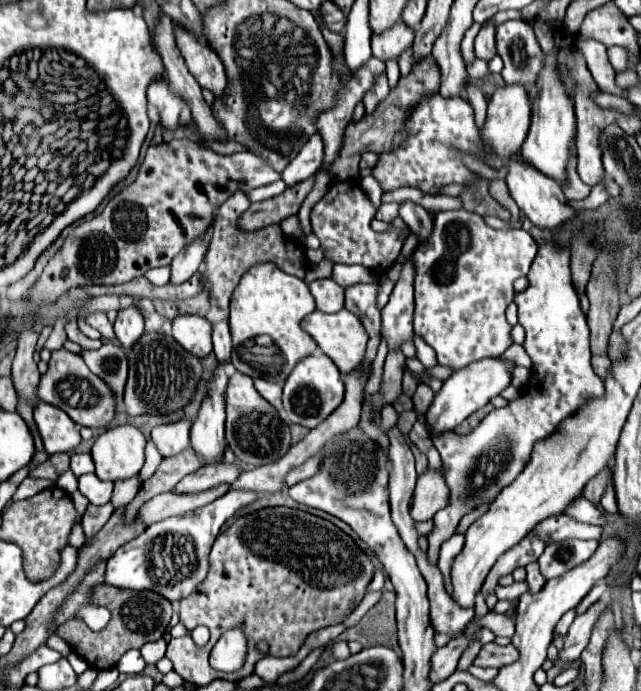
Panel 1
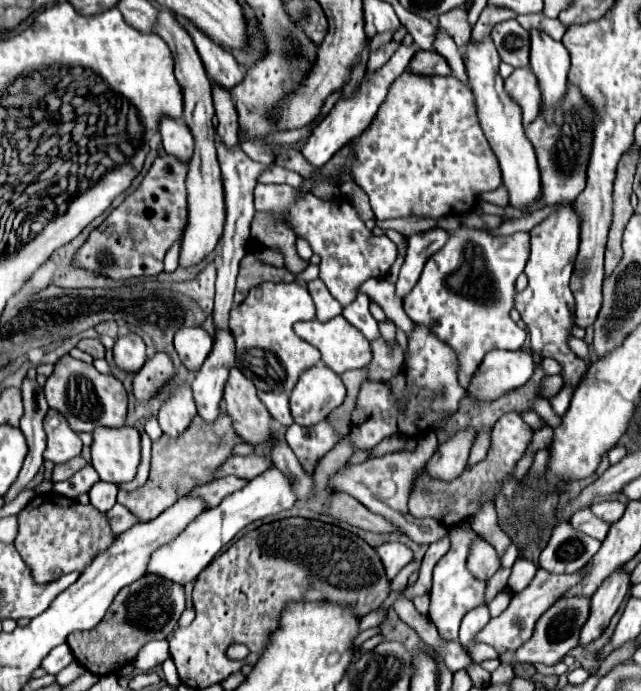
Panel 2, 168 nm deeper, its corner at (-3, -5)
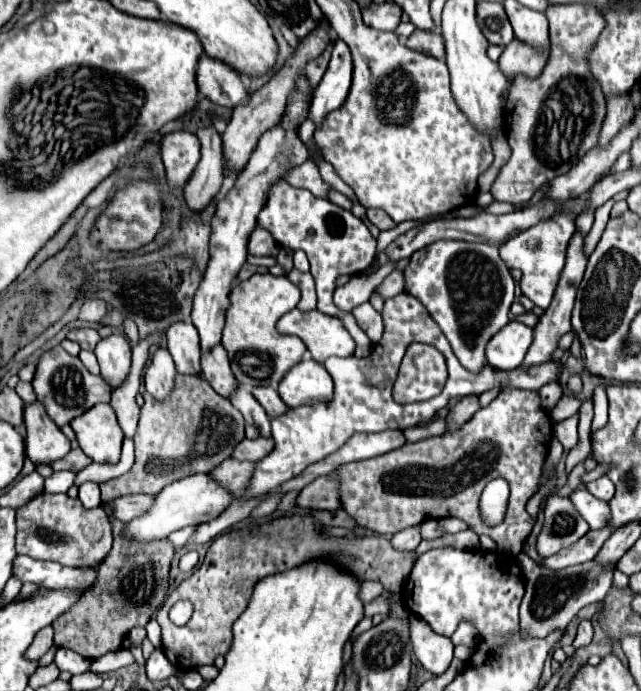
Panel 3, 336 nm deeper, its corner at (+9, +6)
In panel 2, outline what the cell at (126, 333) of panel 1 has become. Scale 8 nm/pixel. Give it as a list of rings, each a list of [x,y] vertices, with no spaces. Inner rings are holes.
[[[130,333],[116,339],[116,345],[112,349],[114,353],[114,365],[124,373],[136,373],[146,363],[146,345],[144,341]]]

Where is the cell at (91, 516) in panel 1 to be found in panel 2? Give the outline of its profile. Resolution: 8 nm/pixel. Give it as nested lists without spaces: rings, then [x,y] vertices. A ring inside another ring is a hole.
[[[116,503],[116,505],[114,505],[106,515],[108,515],[110,527],[112,527],[112,531],[114,531],[116,535],[128,531],[130,527],[134,527],[134,525],[138,523],[136,515],[132,515],[126,507],[122,507],[122,505],[118,505],[118,503]]]

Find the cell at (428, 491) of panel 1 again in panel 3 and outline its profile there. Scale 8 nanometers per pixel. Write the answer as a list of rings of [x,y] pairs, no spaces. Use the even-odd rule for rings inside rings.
[[[476,396],[462,398],[456,406],[450,408],[450,412],[446,416],[446,432],[460,430],[478,410],[480,410],[480,406],[478,406],[478,398]]]

